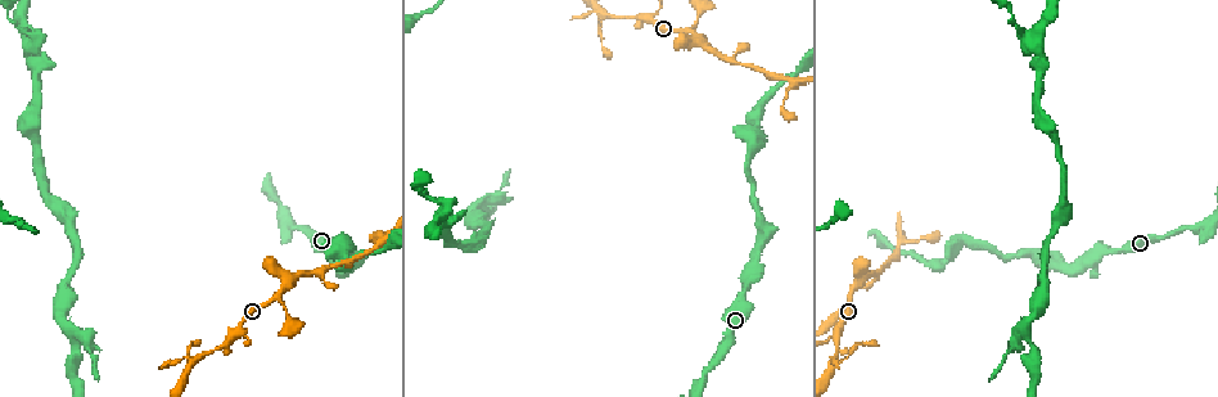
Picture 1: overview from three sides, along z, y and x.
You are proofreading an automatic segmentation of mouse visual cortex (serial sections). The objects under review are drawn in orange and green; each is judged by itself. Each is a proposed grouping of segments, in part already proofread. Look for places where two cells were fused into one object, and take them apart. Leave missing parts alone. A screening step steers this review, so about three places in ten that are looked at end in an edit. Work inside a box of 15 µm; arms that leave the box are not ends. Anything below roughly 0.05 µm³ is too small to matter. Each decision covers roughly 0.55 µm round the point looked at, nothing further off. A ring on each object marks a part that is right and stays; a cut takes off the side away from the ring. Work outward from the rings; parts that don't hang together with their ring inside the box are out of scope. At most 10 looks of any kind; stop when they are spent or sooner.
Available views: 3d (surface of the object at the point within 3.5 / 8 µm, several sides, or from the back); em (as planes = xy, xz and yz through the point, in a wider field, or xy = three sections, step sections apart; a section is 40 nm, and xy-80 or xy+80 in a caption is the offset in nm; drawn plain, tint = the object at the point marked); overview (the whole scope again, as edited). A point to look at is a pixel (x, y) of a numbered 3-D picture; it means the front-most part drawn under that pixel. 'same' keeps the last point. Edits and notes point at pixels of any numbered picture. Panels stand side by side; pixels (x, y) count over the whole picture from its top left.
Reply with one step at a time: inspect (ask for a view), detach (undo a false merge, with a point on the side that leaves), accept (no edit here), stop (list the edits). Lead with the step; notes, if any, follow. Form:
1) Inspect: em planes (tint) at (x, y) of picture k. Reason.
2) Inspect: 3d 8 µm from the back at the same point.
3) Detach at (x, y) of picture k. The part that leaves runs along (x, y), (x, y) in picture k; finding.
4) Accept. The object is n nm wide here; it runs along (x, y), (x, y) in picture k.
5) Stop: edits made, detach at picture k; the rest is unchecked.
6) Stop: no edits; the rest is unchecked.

Inspect: 3d 8 µm from the back at (278, 295) of picture 1. A narrow waist.

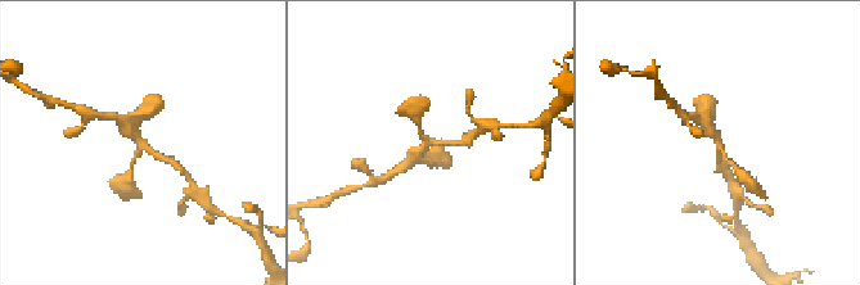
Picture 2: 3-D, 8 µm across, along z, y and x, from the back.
Inspect: em xy step 1 (tint) at (144, 143) of picture 2. 3 arms meet here; the arms are 150, 200, 300 nm wide.

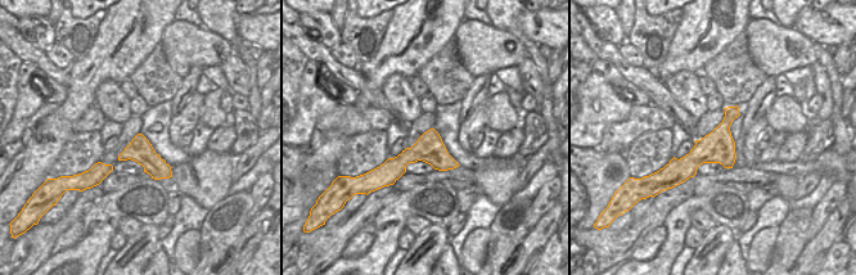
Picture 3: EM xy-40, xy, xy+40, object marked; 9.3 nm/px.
Accept. The object is 280 nm wide here; it runs along (735, 109), (698, 156), (670, 170) in picture 3; one cell here.

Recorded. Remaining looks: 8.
Inspect: 3d 3.5 µm at (380, 244) of picture 1. Branch point.

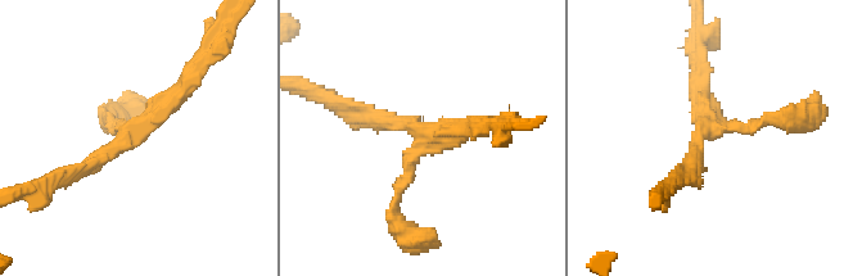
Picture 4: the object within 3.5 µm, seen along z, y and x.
Inspect: em xy step 5 (tint) at (133, 127) of picture 4. Shape alone is not enough.

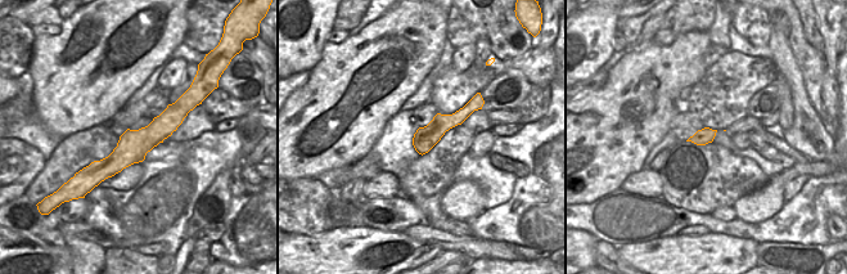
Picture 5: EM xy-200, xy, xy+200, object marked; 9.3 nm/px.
Accept. 3 arms meet here; the arms are 150, 200, 250 nm wide; it runs along (179, 112), (112, 165), (94, 169) in picture 5; continuous, no second cell.

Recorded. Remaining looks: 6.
Inspect: 3d 8 µm from the back at (750, 274) of picture 1. Arms part here.

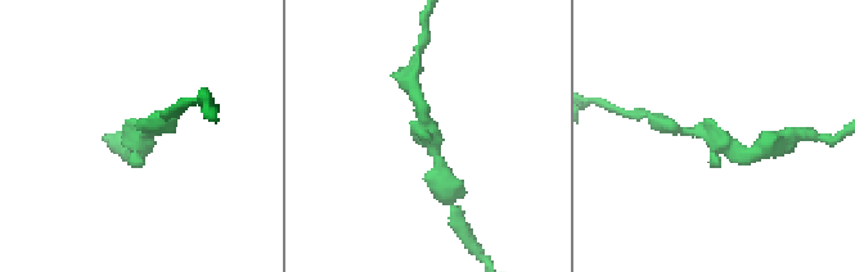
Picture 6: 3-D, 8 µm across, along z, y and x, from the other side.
Inspect: em planes (tint) at (428, 132) of picture 6. Now the EM.

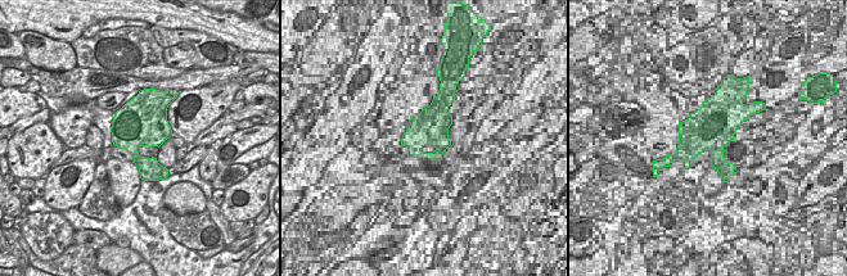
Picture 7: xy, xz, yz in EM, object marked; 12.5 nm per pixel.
Accept. It runs along (688, 131), (748, 157) in picture 6; all the same cell.

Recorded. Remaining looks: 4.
Inspect: 3d 3.5 µm at (340, 239) of picture 1. Abrupt turn.

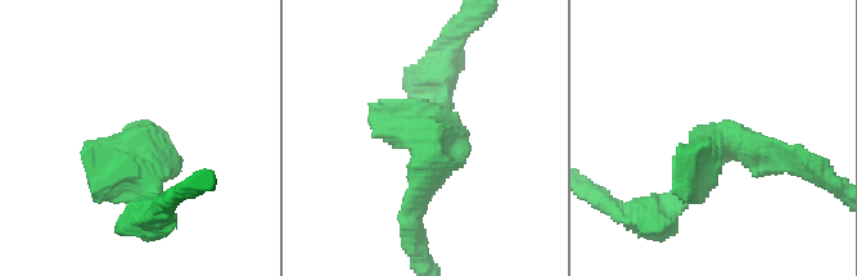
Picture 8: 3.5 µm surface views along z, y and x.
Inspect: em xy step 5 (tint) at (137, 141) of picture 8.

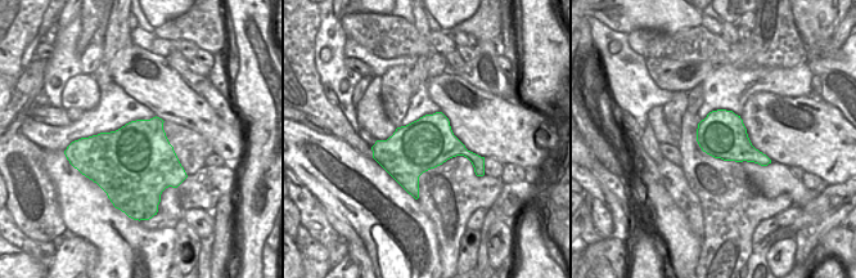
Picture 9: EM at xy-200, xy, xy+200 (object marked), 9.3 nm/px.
Inspect: em xy step 3 (tint) at the same point.

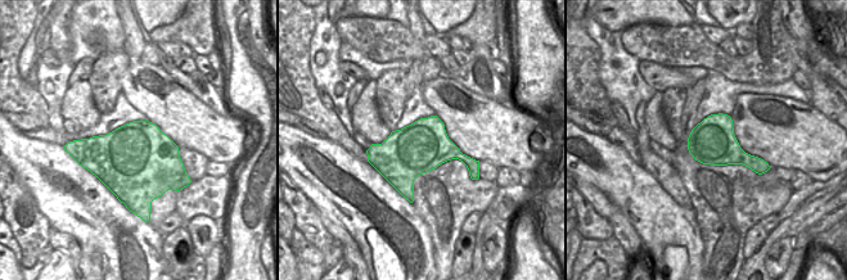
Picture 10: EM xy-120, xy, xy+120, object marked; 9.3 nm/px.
Accept. It runs along (795, 157), (713, 141), (667, 208) in picture 8; one cell here.

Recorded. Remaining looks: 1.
Stop: no edits; the rest is unchecked.

